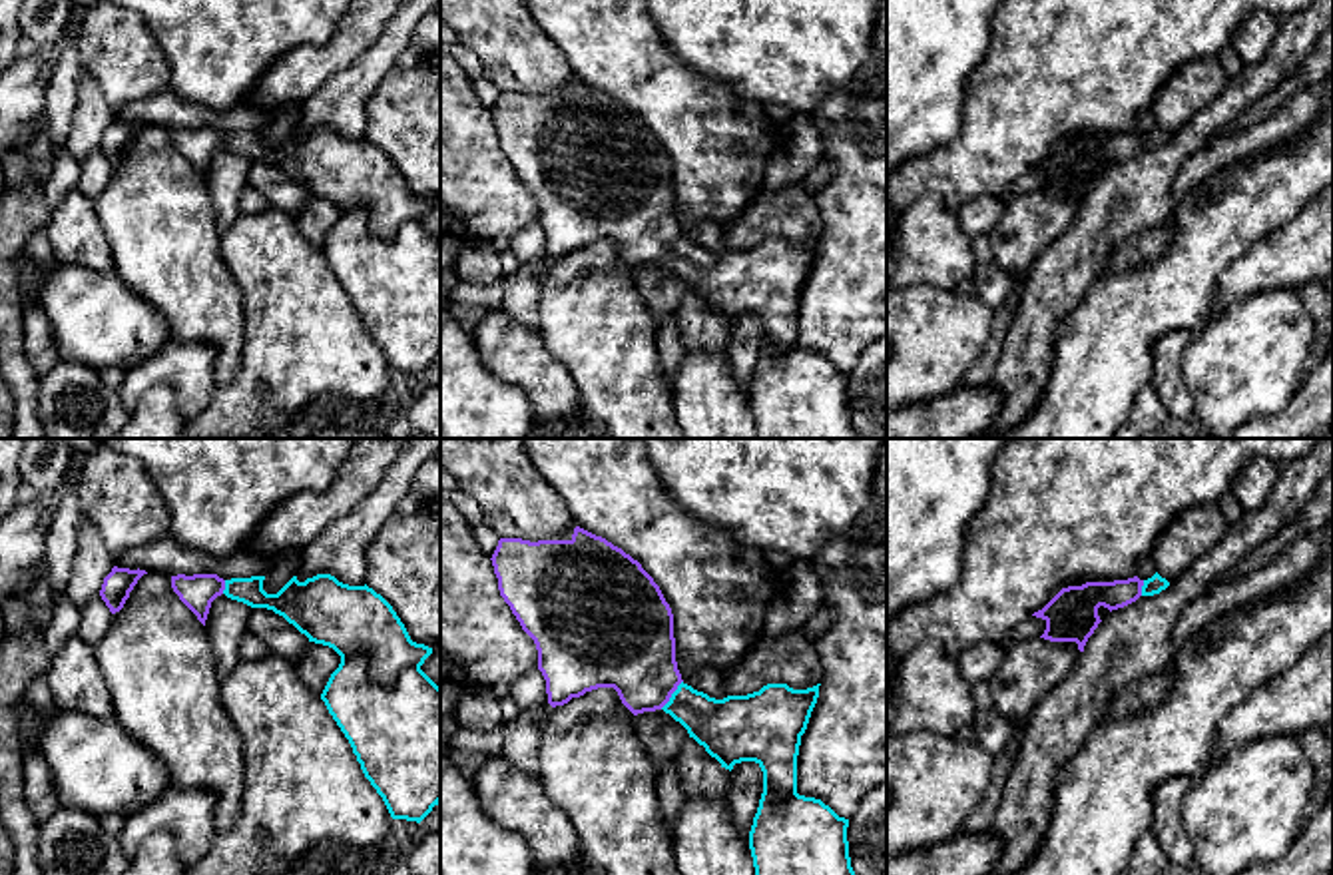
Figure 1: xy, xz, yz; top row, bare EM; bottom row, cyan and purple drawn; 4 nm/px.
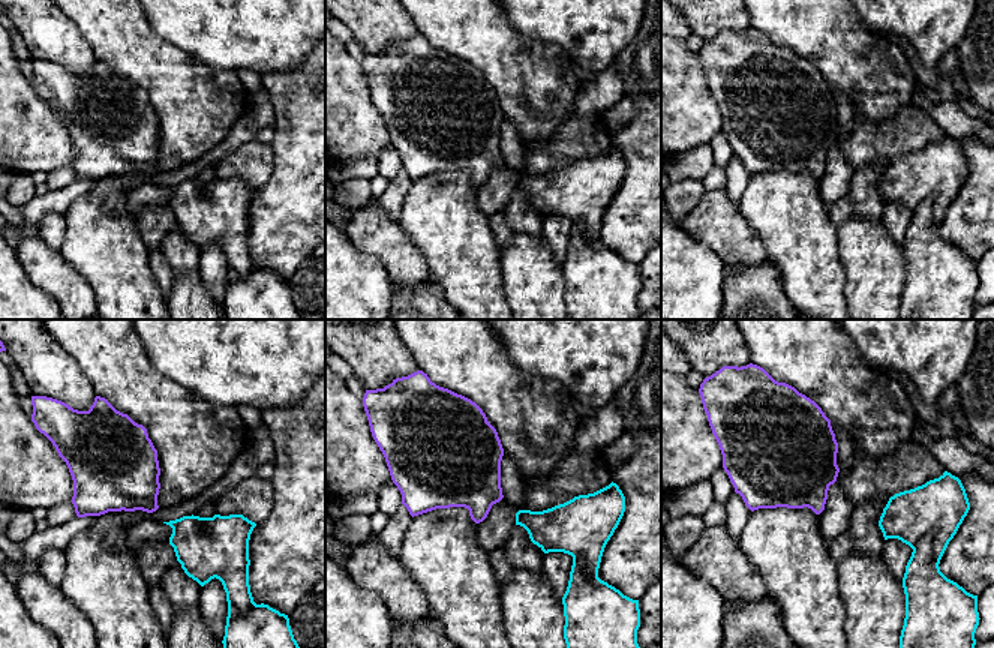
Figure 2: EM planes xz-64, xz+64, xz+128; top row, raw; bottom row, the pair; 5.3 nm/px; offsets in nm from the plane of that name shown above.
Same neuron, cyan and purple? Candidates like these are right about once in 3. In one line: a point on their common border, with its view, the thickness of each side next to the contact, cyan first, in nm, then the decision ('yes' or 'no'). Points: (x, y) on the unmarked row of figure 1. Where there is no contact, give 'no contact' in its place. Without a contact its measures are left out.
xz (672, 248) | 220/360 nm | yes

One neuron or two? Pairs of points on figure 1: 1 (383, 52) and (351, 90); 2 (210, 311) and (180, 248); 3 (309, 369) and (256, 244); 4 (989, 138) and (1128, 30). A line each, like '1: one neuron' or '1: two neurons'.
1: one neuron
2: one neuron
3: one neuron
4: one neuron

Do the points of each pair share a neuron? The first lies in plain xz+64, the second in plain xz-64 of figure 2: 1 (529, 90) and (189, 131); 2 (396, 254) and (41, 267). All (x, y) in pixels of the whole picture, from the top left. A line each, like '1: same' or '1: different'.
1: same
2: same

